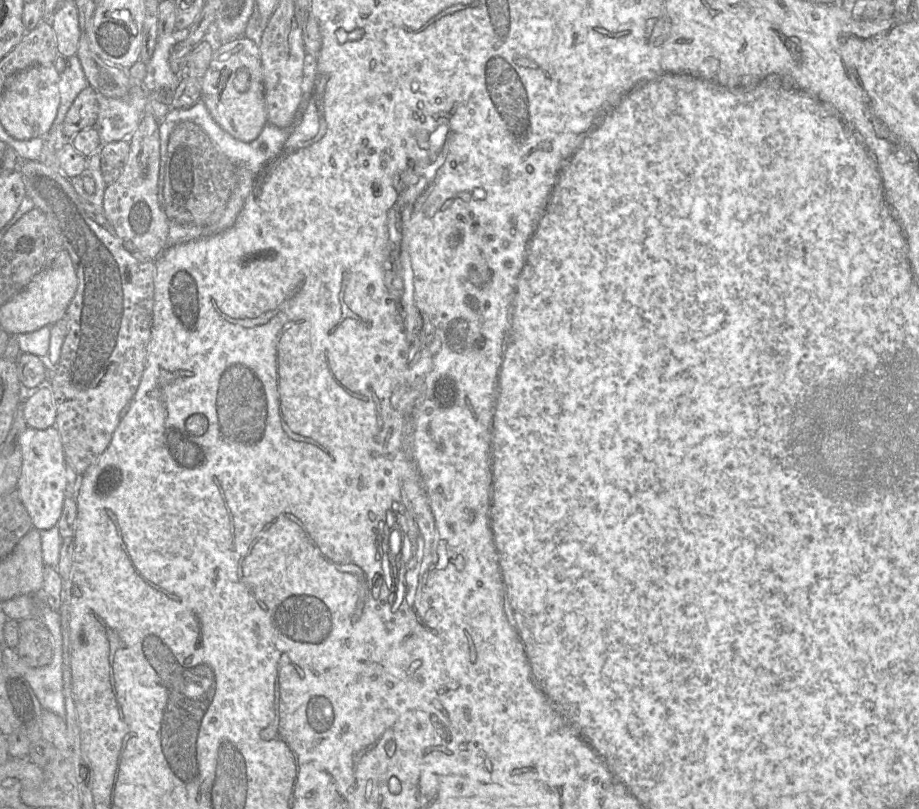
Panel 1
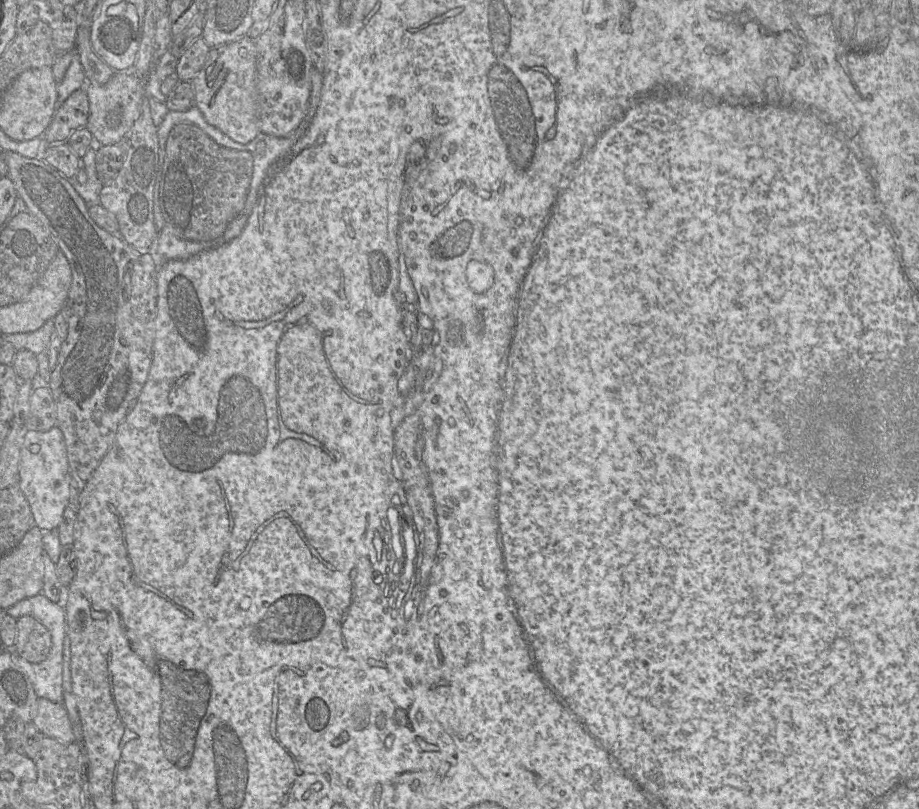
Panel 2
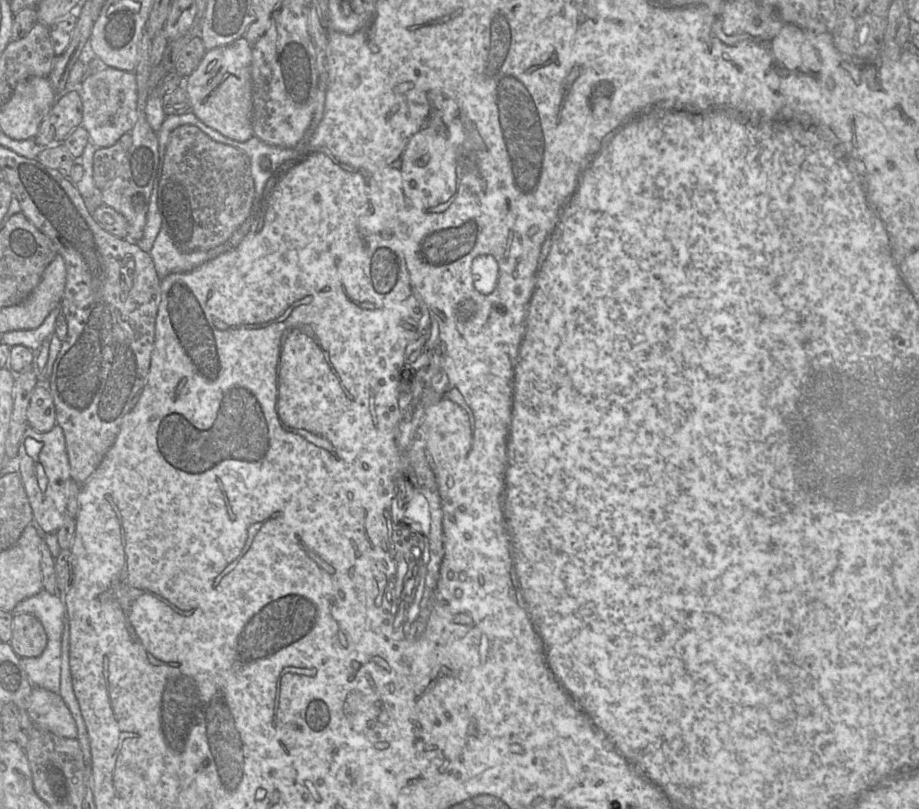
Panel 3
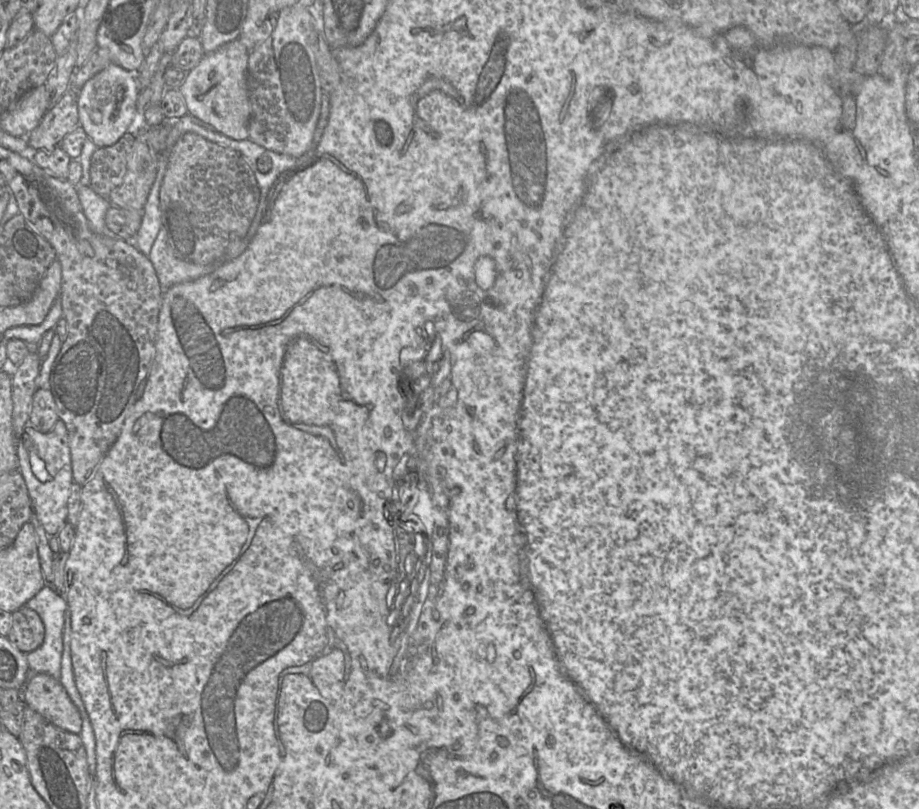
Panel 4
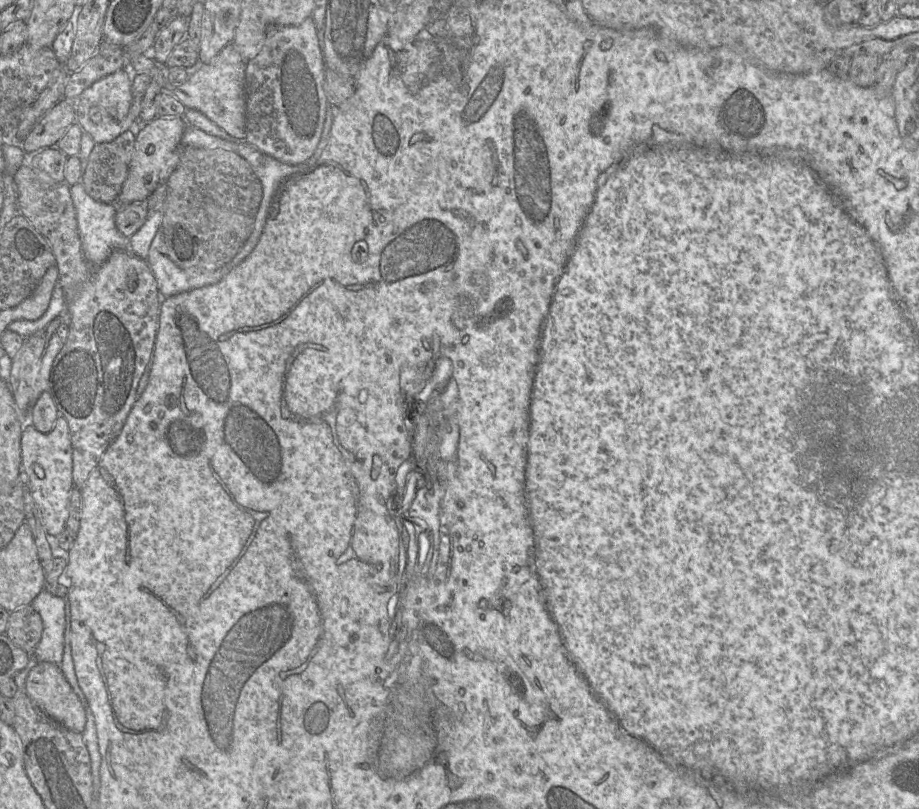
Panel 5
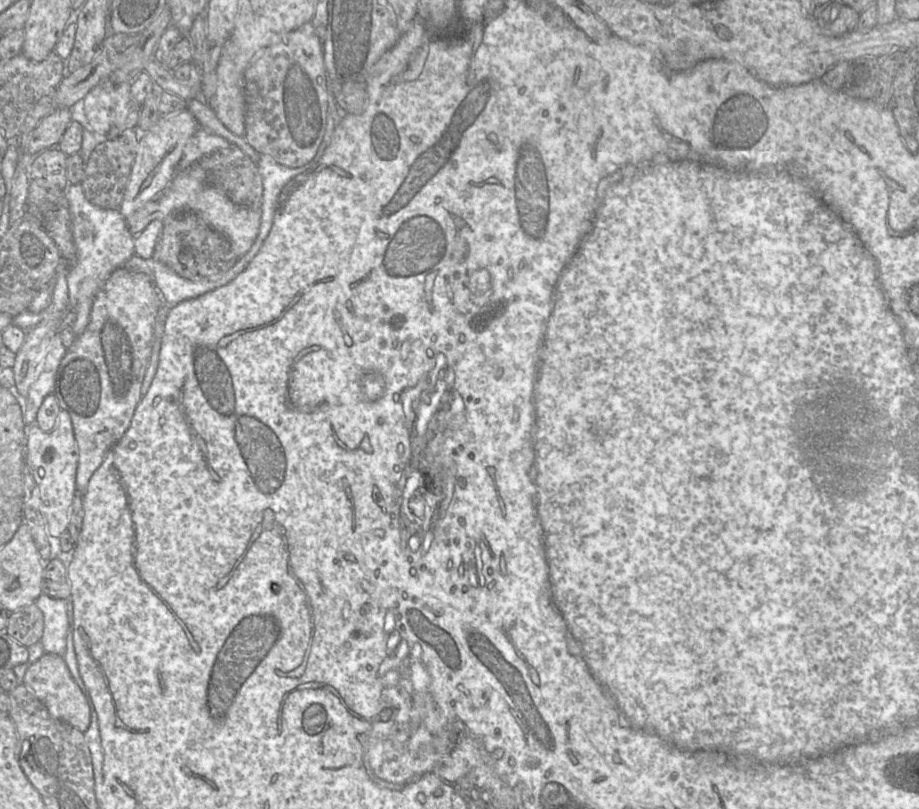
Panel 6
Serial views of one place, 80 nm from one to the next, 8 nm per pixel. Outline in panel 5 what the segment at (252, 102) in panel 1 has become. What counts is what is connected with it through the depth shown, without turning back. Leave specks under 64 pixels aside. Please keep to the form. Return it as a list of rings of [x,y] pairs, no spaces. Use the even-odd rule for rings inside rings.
[[[233,42],[227,44],[221,52],[208,64],[198,63],[183,84],[169,81],[169,68],[158,63],[149,53],[135,57],[129,64],[132,73],[147,74],[152,81],[158,83],[163,93],[177,98],[187,109],[195,109],[203,113],[229,135],[243,141],[246,137],[246,94],[245,94],[245,61]]]

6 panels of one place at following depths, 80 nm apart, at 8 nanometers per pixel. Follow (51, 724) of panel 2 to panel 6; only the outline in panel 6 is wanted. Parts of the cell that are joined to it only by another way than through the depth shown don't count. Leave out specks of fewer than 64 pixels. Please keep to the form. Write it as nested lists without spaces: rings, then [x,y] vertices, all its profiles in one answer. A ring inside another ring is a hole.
[[[45,652],[26,670],[23,684],[43,703],[53,718],[72,725],[82,733],[88,729],[91,721],[90,705],[62,656]]]

